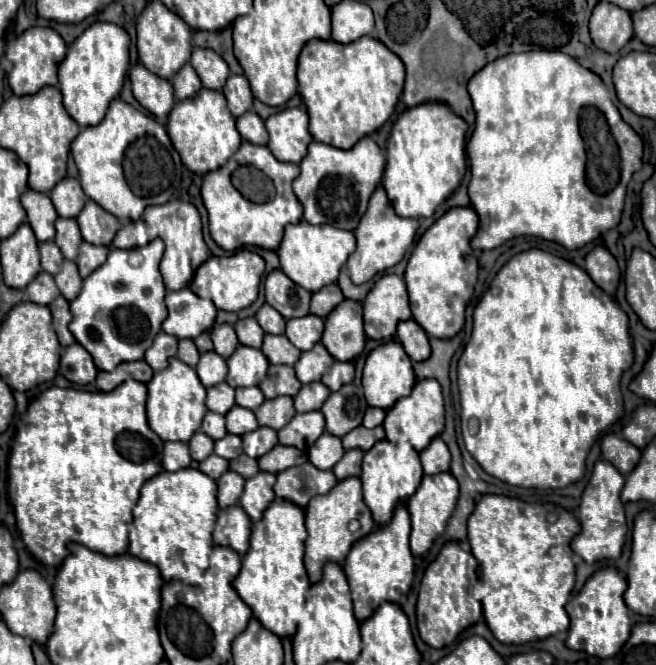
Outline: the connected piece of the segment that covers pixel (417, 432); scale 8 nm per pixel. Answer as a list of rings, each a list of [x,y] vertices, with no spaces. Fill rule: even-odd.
[[[435,379],[417,381],[413,393],[405,399],[399,399],[383,421],[383,429],[389,441],[409,441],[417,451],[423,451],[445,427],[445,409],[443,409],[443,393],[441,385]]]

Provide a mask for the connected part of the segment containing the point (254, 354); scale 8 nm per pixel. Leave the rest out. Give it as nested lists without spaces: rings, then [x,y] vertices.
[[[239,345],[237,351],[227,359],[227,365],[227,383],[231,387],[251,387],[259,385],[265,379],[269,361],[265,359],[265,355],[261,355],[259,349]]]

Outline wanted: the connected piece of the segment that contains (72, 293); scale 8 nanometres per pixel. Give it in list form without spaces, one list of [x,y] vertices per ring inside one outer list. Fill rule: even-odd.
[[[65,261],[61,271],[55,275],[55,283],[61,291],[61,295],[69,301],[73,301],[81,291],[81,277],[77,271],[77,265],[73,261]]]

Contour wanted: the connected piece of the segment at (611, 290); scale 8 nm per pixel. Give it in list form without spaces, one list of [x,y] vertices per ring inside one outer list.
[[[595,247],[585,257],[585,271],[593,279],[593,283],[597,283],[597,287],[601,287],[609,295],[615,295],[621,271],[615,257],[605,247]]]

